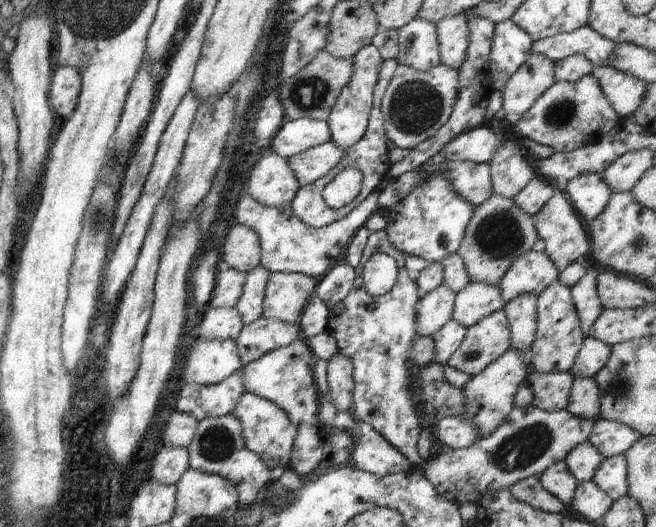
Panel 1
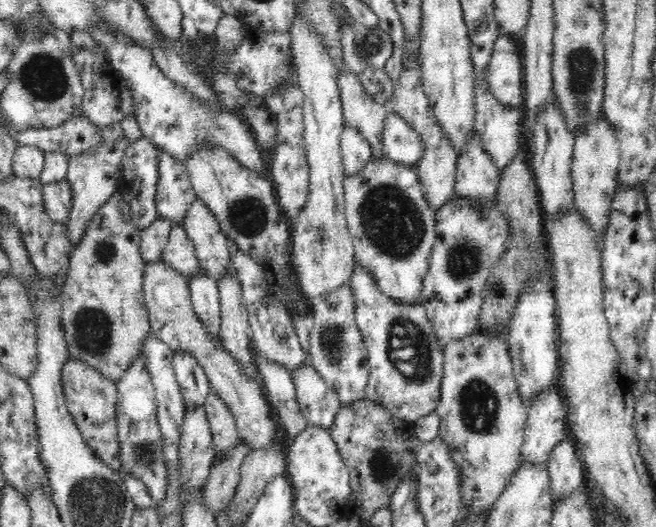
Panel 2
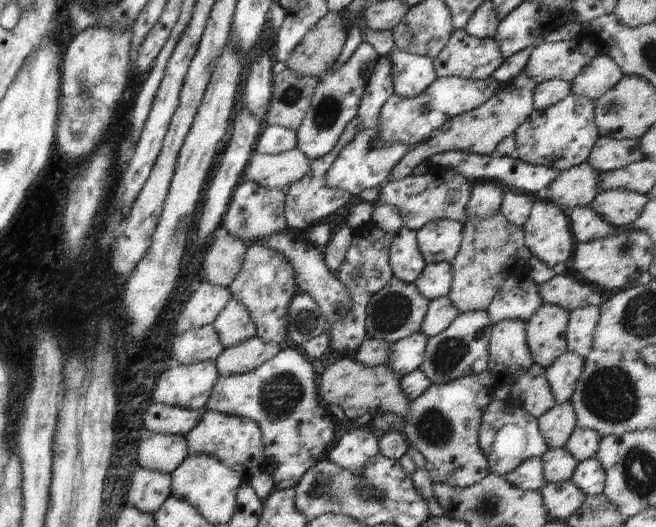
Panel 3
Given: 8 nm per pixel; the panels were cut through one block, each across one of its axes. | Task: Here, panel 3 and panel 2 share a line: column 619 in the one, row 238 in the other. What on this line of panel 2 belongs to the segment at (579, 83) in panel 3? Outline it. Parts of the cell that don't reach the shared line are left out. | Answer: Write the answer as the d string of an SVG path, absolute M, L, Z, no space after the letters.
M108 126L100 128L100 137L102 143L96 153L83 153L81 156L70 159L66 179L71 186L73 206L71 208L68 220L65 222L67 228L67 240L71 242L70 254L78 246L82 234L87 231L88 224L92 222L94 214L98 208L104 205L104 202L112 196L116 190L117 180L120 176L119 168L121 166L126 148L131 144L123 131L118 126Z

